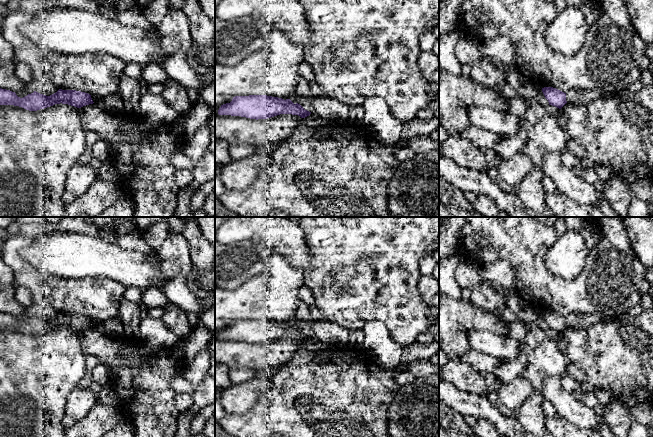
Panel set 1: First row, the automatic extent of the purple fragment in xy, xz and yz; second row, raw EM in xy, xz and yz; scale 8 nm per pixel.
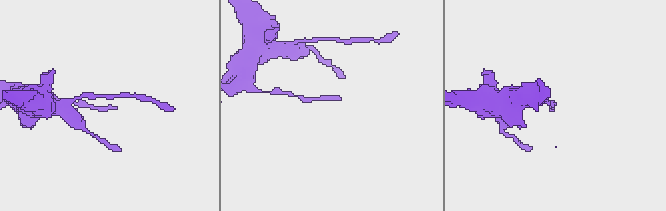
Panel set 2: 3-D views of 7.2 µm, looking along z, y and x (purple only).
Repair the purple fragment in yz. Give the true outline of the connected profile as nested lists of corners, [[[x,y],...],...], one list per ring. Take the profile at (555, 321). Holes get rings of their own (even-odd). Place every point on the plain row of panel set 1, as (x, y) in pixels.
[[[544,311],[542,316],[545,322],[548,324],[549,329],[555,330],[561,333],[566,327],[566,317],[553,312],[553,311]]]

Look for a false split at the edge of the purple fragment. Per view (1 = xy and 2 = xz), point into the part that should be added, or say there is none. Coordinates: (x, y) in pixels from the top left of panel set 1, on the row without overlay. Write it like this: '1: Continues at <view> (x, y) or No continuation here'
1: No continuation here
2: No continuation here

